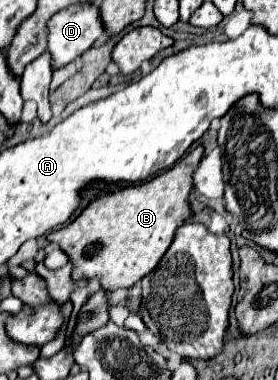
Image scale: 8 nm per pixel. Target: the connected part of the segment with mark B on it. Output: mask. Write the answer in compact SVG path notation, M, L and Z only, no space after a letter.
M198 145L186 157L182 157L174 167L162 171L154 179L144 181L142 185L130 185L130 187L118 189L114 193L100 193L98 197L94 197L94 201L90 201L82 209L82 213L72 223L64 225L58 231L48 233L48 241L58 243L62 247L62 251L74 263L74 279L100 277L102 289L114 291L118 287L128 289L134 283L138 283L144 275L154 271L154 267L160 263L162 255L168 251L168 247L176 235L176 229L182 223L186 223L188 219L192 219L192 215L194 215L194 211L190 207L190 193L194 189L192 175L198 169L202 157L204 157L204 145Z

